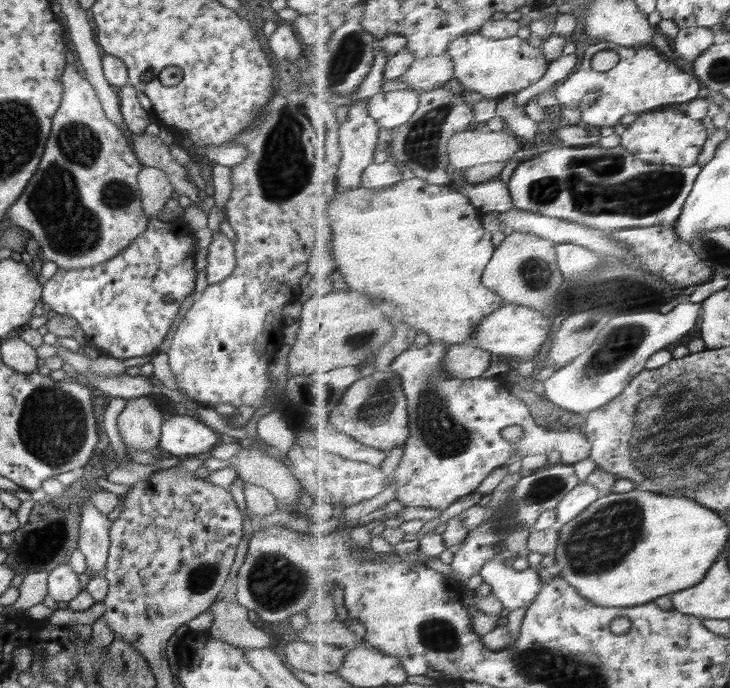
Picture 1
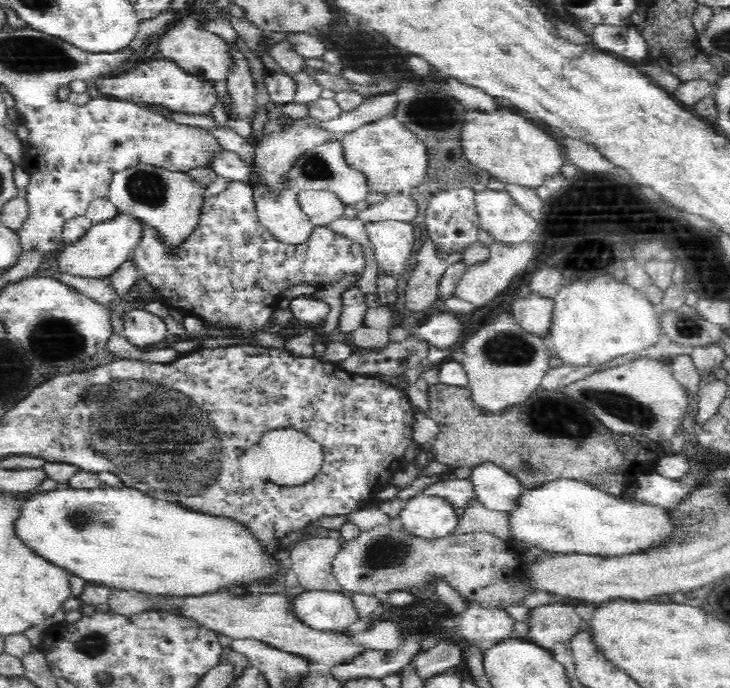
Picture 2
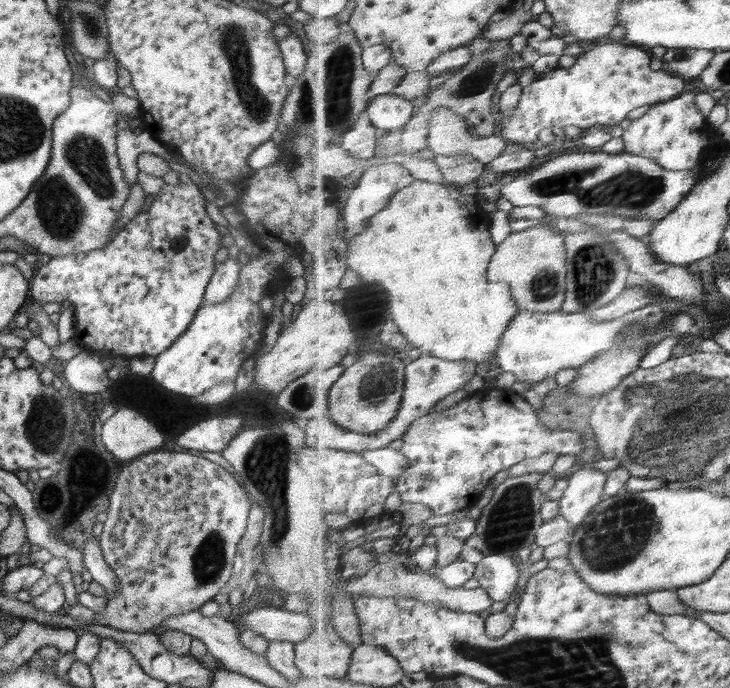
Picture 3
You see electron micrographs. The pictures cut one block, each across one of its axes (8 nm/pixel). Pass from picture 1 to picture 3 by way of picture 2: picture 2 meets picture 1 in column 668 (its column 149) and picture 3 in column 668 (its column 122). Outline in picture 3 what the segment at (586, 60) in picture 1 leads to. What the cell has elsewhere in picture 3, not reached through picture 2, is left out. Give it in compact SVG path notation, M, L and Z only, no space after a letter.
M613 41L580 54L572 68L558 66L528 85L516 112L501 113L498 132L503 132L506 141L520 146L524 142L538 142L542 130L556 126L576 125L584 129L602 124L609 129L622 124L636 108L668 102L686 92L686 78L672 76L662 68L652 70L653 58L648 48L625 41Z

